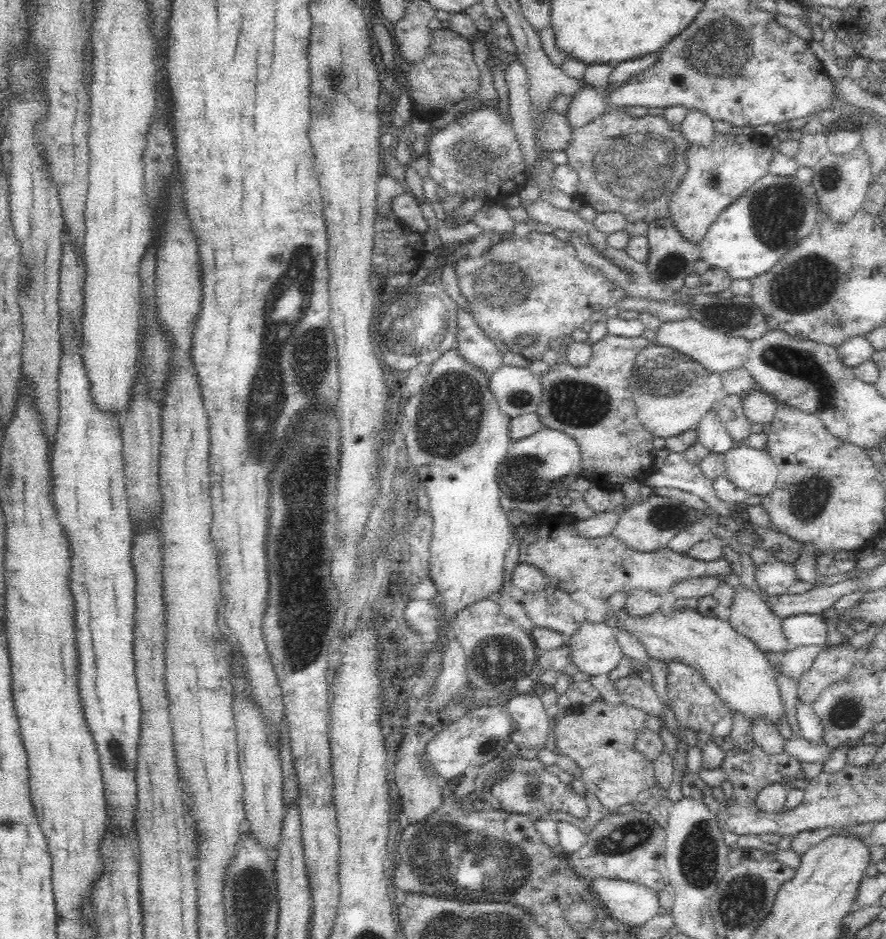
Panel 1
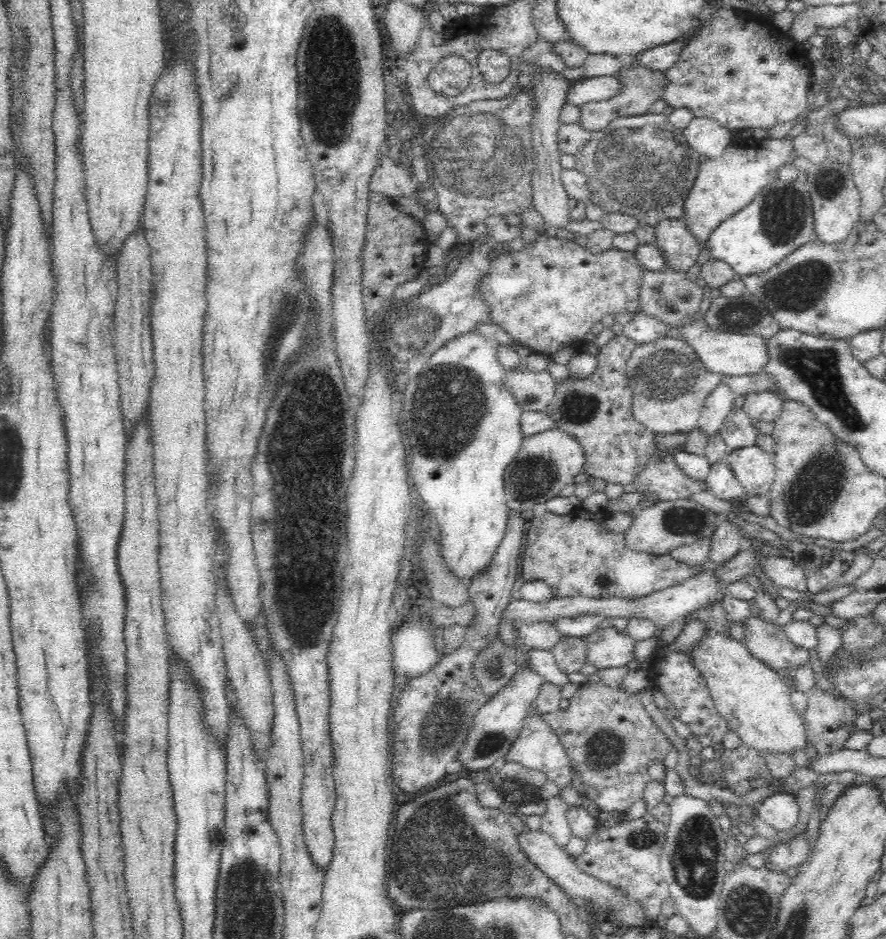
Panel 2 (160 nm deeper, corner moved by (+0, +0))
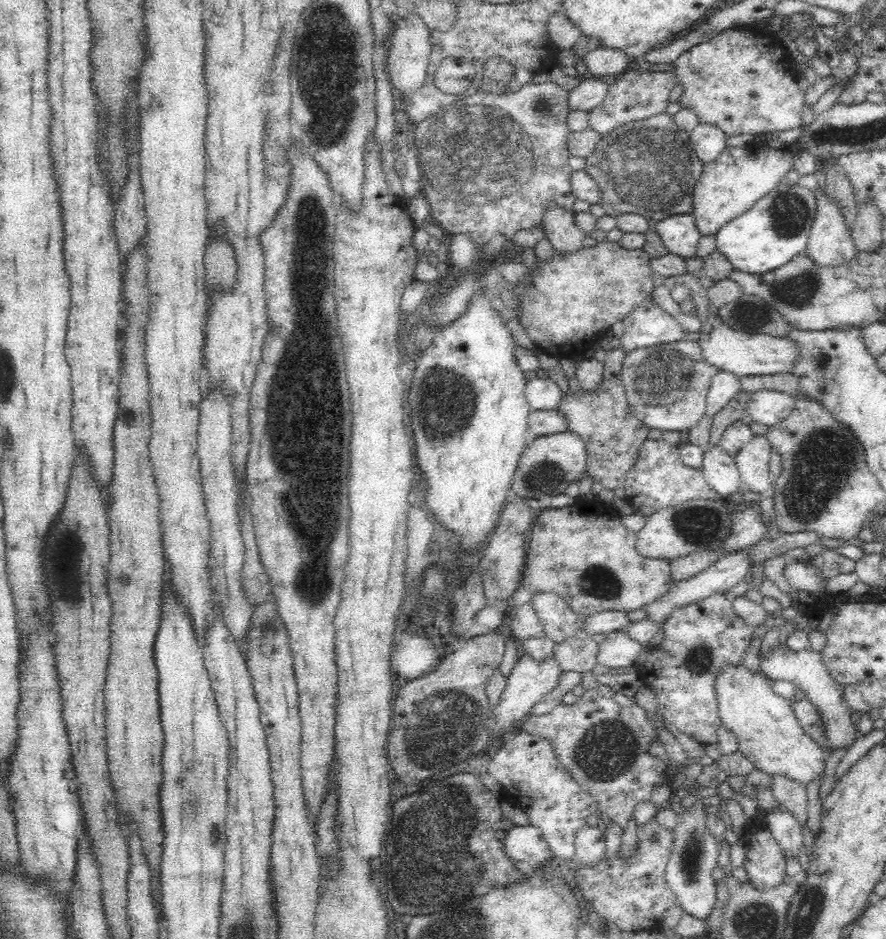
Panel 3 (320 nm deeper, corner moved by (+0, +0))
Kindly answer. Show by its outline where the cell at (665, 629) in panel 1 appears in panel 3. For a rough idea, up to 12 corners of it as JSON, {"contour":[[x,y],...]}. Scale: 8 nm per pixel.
{"contour":[[726,667],[721,724],[756,770],[806,787],[829,753],[764,674]]}

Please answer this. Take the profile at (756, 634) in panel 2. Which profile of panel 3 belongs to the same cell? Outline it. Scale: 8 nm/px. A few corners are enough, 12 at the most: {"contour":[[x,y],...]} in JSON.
{"contour":[[786,645],[760,659],[764,676],[791,682],[819,713],[828,753],[861,733],[821,653]]}

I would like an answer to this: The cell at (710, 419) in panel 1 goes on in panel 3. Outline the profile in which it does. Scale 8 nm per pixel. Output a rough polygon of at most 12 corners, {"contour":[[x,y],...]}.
{"contour":[[725,370],[713,376],[706,412],[714,416],[736,392],[740,376]]}

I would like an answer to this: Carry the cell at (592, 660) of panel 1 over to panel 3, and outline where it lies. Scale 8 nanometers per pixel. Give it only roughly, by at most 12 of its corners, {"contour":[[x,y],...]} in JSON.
{"contour":[[627,631],[606,635],[597,664],[609,668],[632,665],[642,645]]}

